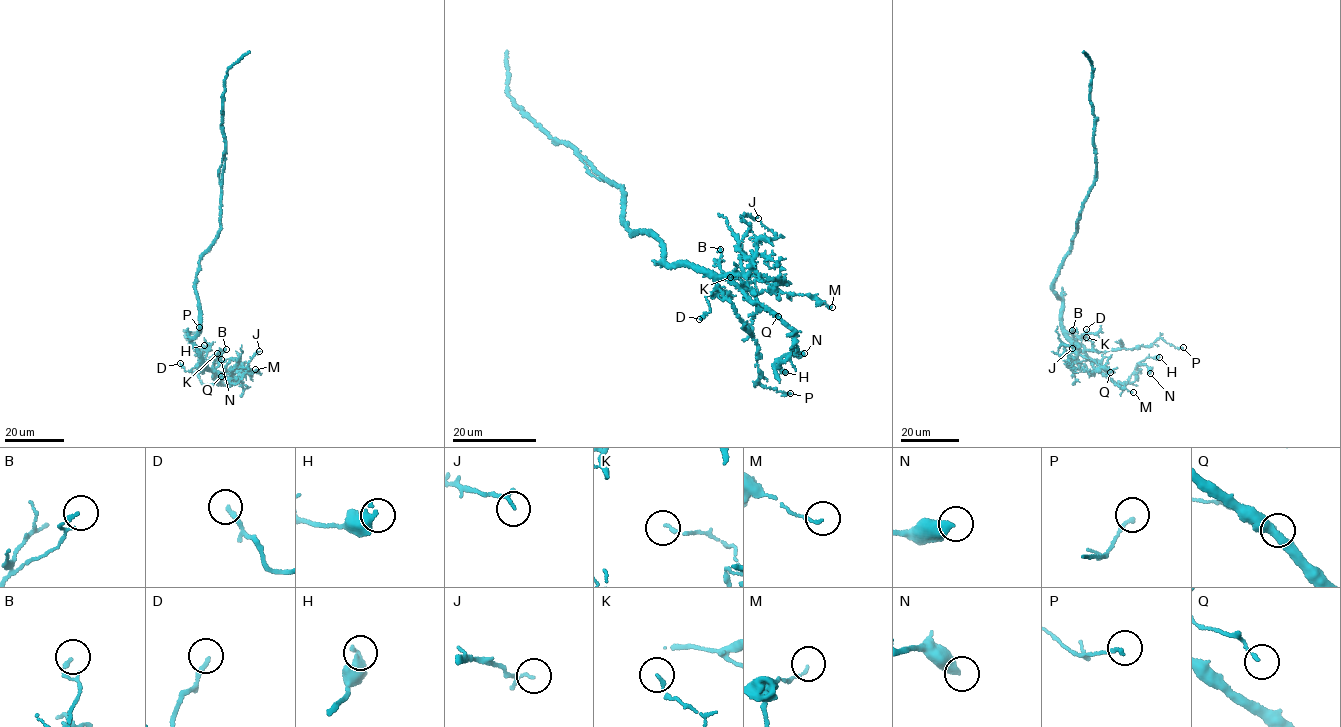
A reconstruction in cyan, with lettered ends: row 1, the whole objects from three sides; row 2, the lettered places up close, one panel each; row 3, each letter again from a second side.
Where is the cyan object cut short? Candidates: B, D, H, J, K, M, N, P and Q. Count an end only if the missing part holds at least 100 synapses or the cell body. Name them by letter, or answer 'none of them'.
none of them

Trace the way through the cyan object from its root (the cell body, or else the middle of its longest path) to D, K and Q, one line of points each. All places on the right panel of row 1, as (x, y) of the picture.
D: (1072, 241), (1053, 292), (1062, 301), (1063, 332), (1073, 340), (1076, 335), (1082, 339), (1086, 329)
K: (1072, 241), (1053, 292), (1062, 301), (1061, 319), (1066, 336), (1081, 350), (1091, 351), (1094, 345), (1086, 337)
Q: (1072, 241), (1053, 283), (1054, 294), (1062, 301), (1061, 323), (1076, 354), (1073, 362), (1096, 361), (1110, 372)

